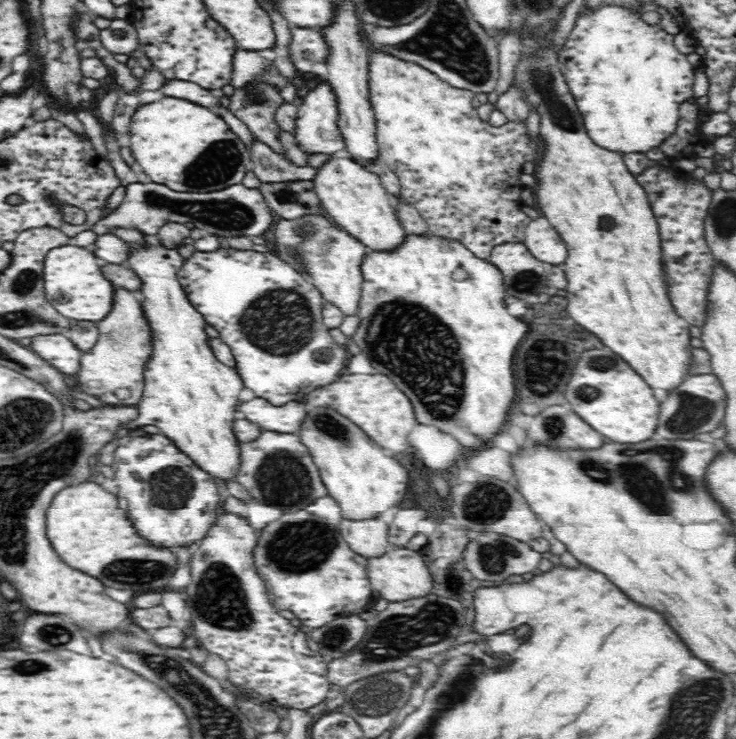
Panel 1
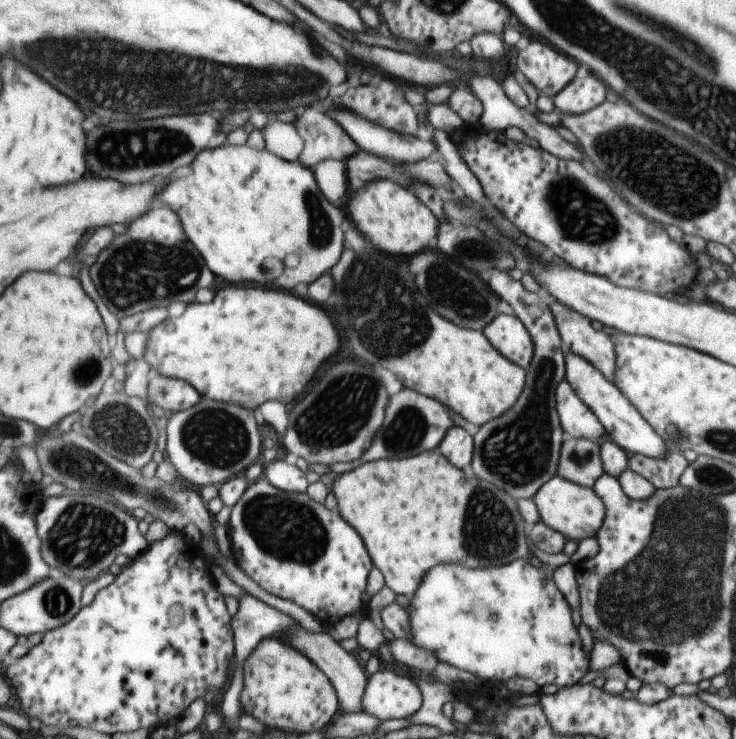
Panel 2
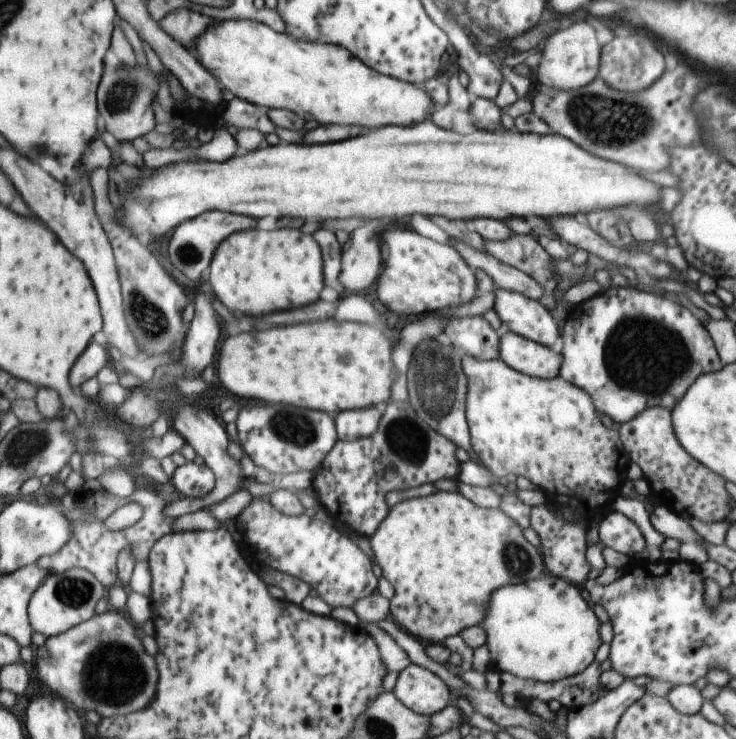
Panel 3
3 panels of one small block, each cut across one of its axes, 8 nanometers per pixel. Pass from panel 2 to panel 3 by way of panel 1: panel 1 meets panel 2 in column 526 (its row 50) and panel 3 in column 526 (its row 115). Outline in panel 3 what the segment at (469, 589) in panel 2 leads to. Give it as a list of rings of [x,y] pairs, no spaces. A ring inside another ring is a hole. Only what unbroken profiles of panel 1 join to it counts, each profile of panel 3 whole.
[[[555,575],[539,576],[529,582],[503,586],[503,590],[497,590],[491,594],[491,602],[487,602],[487,612],[480,625],[486,634],[484,644],[489,653],[490,667],[537,682],[562,681],[582,673],[593,664],[593,650],[597,652],[599,648],[599,622],[591,616],[591,608],[579,596],[575,585]]]

